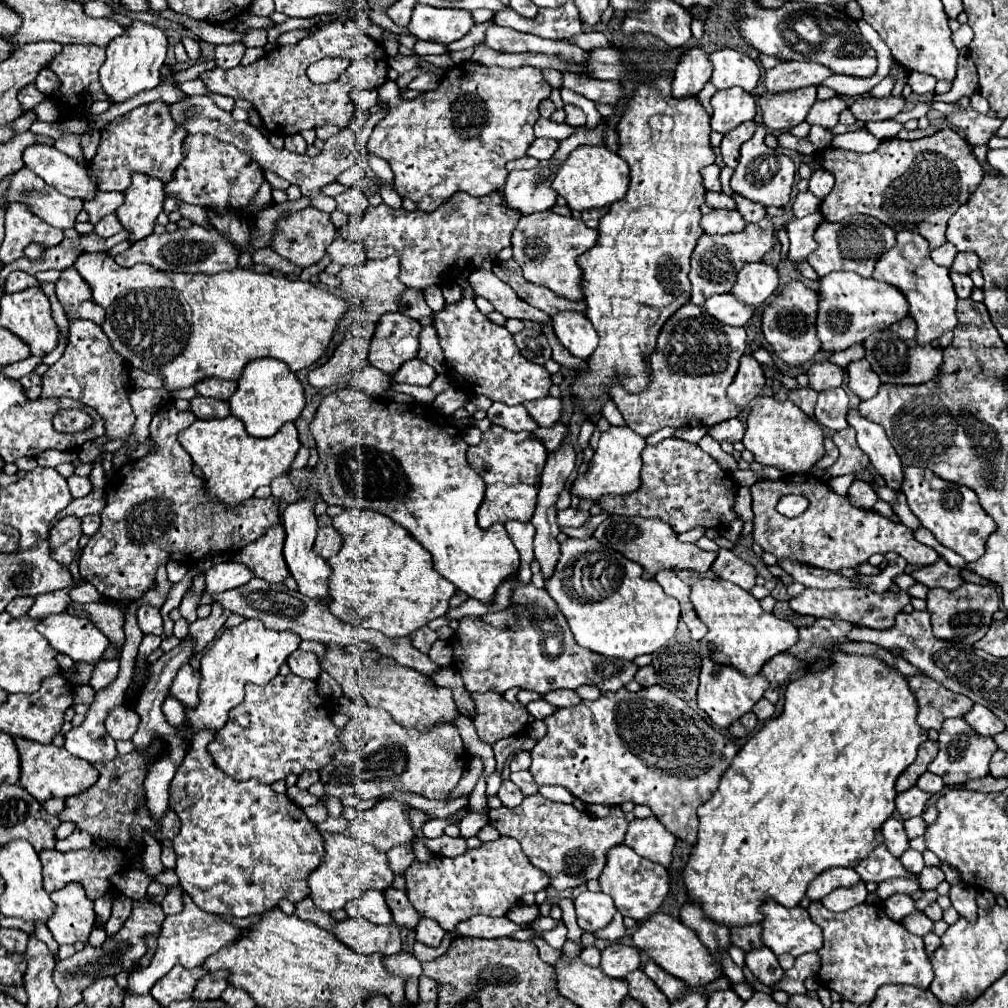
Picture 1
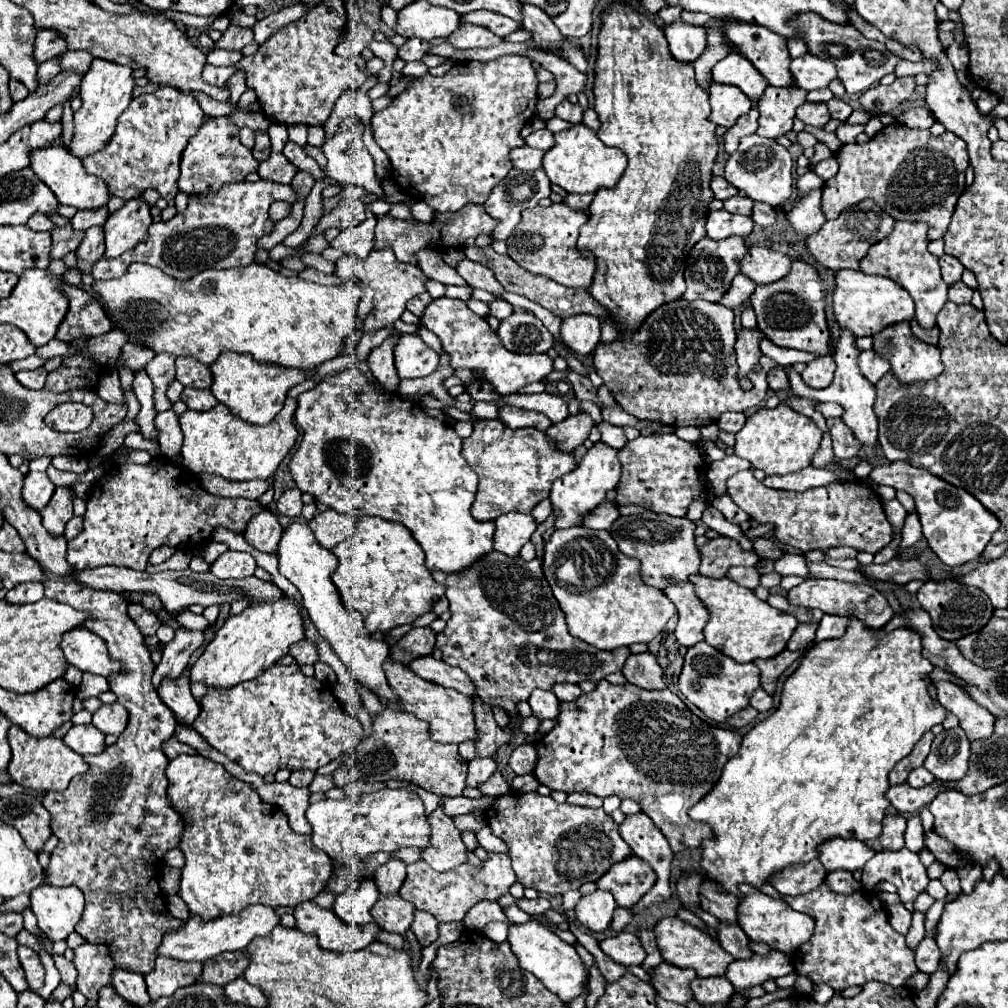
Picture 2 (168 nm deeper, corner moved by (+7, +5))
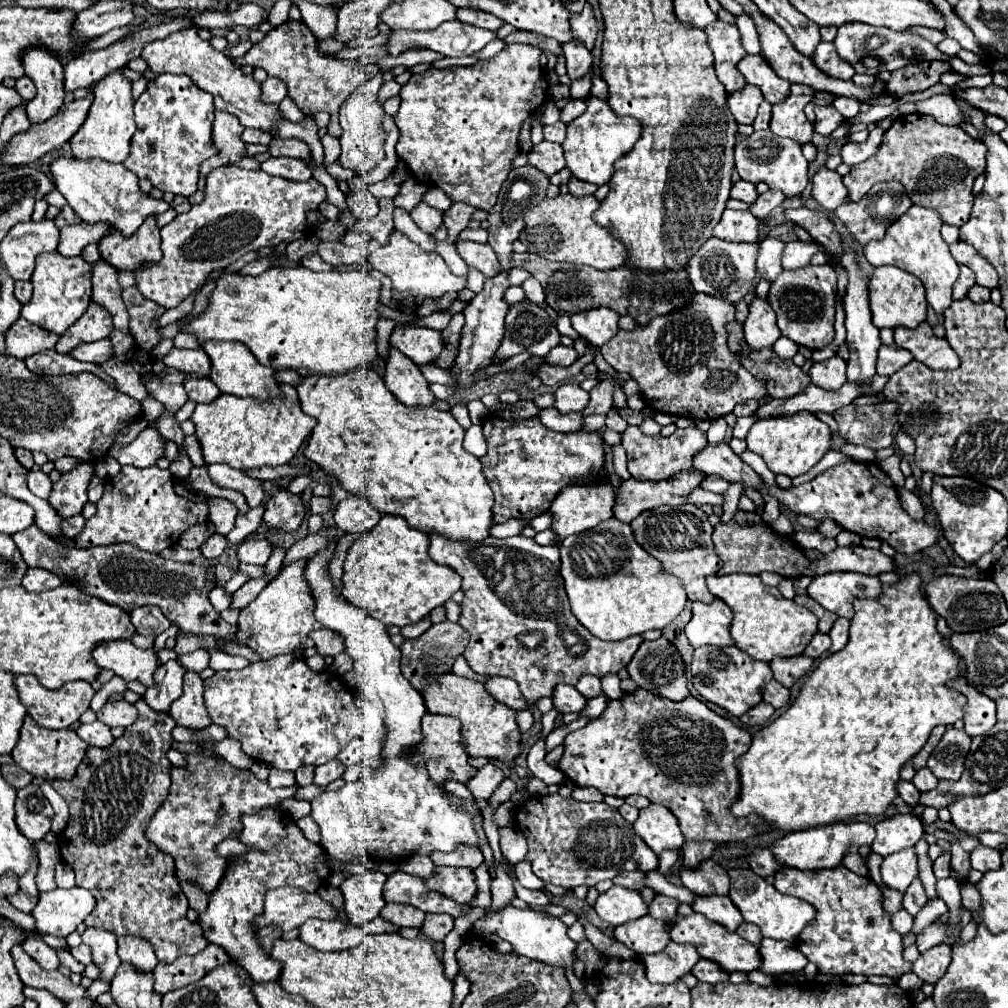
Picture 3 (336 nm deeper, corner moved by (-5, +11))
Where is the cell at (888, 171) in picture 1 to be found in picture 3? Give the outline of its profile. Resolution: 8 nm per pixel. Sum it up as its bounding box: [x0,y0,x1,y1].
[842,115,986,227]

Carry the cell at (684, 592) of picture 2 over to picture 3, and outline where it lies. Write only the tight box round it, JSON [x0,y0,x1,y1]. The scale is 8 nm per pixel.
[686,597,732,647]

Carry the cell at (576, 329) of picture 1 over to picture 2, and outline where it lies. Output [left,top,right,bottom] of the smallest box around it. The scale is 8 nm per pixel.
[562,315,600,355]

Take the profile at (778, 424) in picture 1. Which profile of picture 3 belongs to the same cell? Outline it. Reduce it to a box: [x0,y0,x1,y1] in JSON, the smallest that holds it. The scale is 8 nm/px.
[746,411,830,477]

